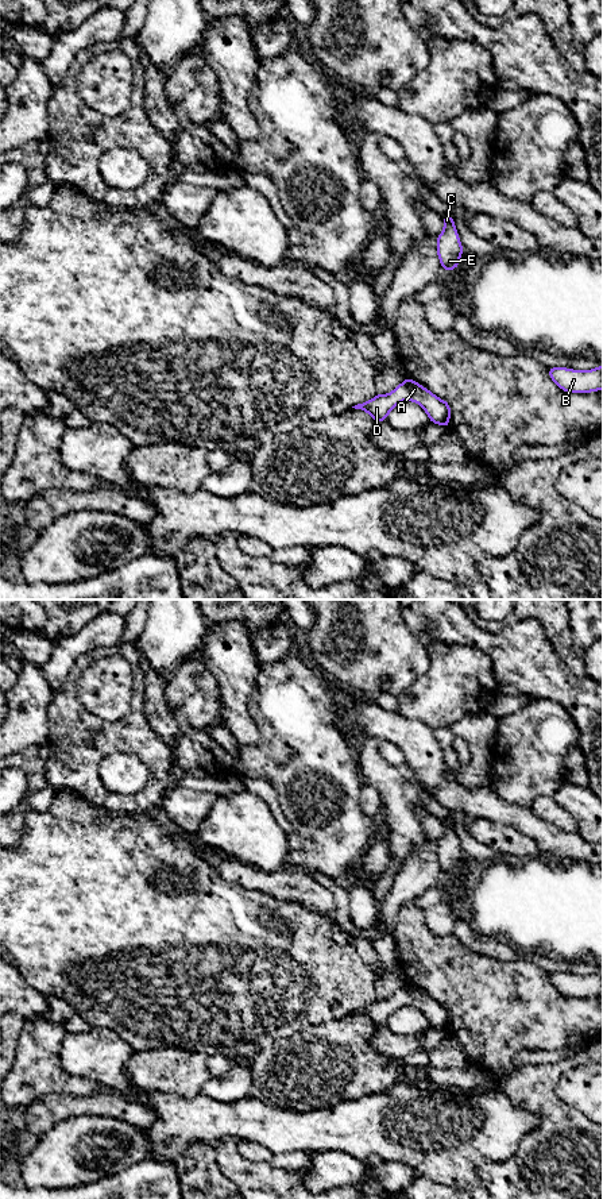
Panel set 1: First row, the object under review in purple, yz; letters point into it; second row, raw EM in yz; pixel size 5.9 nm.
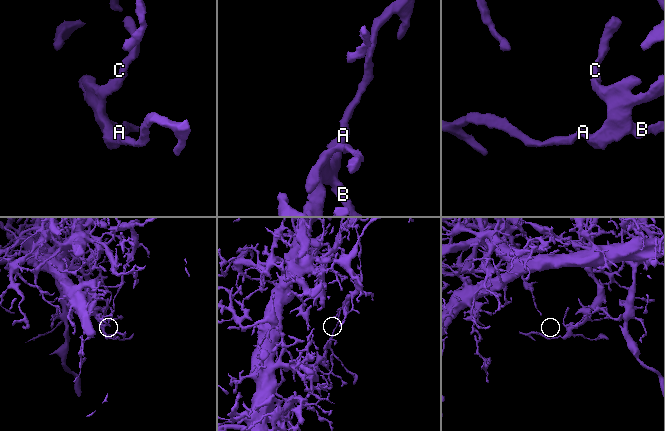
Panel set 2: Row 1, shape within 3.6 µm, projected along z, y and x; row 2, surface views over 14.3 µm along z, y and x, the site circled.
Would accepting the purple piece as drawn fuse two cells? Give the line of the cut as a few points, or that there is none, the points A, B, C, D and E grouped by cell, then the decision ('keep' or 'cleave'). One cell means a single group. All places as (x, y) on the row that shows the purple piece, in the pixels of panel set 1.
no cut; A B C D E; keep

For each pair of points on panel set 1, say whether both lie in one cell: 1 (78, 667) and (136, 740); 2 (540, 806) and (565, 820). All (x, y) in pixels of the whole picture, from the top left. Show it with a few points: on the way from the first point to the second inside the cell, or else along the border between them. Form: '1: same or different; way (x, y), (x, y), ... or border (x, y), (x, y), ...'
1: same; way (70, 693), (70, 706), (100, 736), (111, 736)
2: same; way (547, 808), (559, 817)

